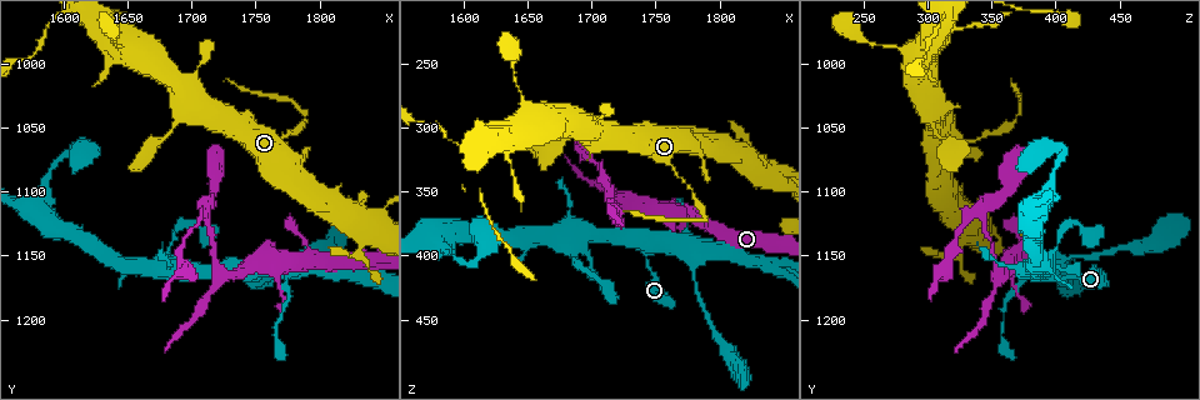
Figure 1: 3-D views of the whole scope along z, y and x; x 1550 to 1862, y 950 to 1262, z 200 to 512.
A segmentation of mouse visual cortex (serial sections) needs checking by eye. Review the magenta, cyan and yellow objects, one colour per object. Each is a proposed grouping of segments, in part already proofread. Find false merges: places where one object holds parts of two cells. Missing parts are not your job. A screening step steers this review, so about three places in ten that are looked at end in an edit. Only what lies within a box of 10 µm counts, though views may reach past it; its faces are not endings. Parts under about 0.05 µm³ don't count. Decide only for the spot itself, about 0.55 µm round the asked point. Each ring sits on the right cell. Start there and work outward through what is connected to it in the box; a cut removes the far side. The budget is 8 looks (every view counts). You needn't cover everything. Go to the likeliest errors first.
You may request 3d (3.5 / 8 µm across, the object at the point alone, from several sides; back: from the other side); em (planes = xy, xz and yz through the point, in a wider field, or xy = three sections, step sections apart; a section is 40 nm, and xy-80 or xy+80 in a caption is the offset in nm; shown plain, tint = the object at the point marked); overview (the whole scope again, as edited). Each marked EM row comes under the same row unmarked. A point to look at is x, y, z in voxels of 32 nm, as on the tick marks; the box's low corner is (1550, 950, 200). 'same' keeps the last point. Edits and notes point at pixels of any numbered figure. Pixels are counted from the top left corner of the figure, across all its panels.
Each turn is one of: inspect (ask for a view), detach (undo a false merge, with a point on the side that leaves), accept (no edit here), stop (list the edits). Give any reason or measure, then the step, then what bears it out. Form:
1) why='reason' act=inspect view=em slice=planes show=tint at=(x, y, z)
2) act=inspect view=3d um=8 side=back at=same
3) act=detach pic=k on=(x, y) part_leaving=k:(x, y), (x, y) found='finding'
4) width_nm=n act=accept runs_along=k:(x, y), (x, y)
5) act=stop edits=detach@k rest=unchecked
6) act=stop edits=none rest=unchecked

why='a narrow waist' act=inspect view=3d um=3.5 side=back at=(1774, 1058, 342)

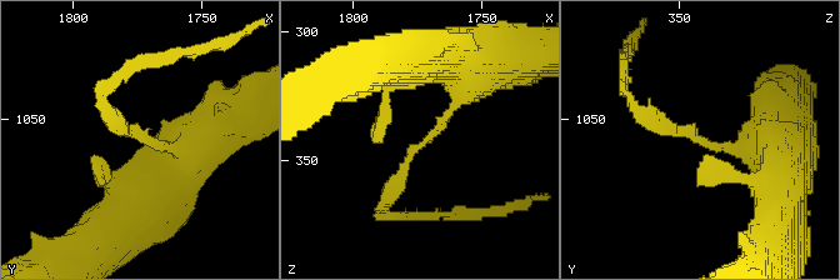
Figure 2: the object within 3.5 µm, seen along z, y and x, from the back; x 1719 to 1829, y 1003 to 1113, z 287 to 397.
act=inspect view=em slice=xy step=1 show=tint at=(1773, 1057, 344)

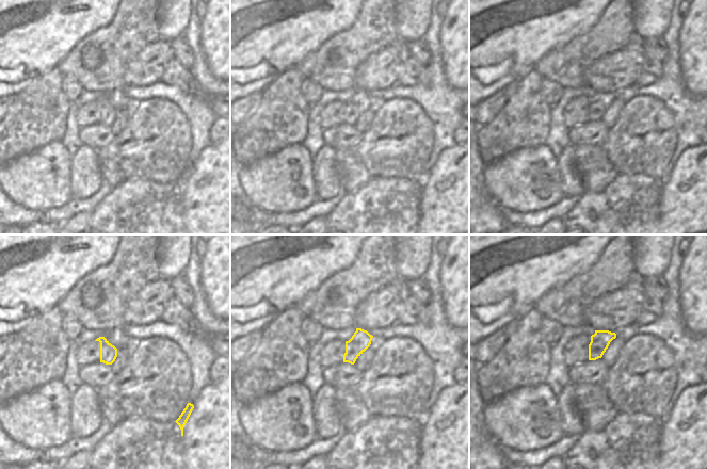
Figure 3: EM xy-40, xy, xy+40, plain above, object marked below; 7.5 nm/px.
act=detach pic=2 on=(139, 135) part_leaving=2:(165, 145), (124, 130), (104, 103) found='two cells meet here'

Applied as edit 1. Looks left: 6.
why='small branch off a trunk' act=inspect view=3d um=3.5 at=(1682, 1156, 390)

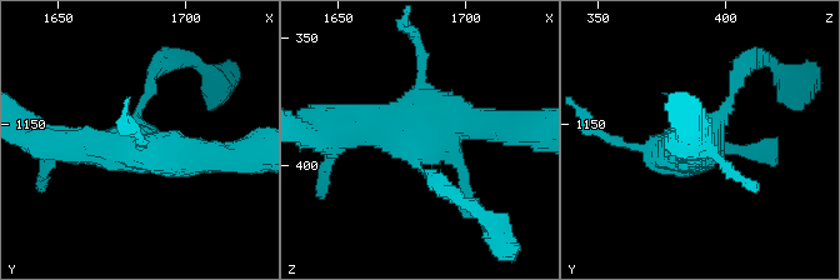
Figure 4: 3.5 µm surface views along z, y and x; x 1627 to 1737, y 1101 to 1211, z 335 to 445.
act=inspect view=em slice=xy step=3 show=tint at=(1681, 1156, 392)

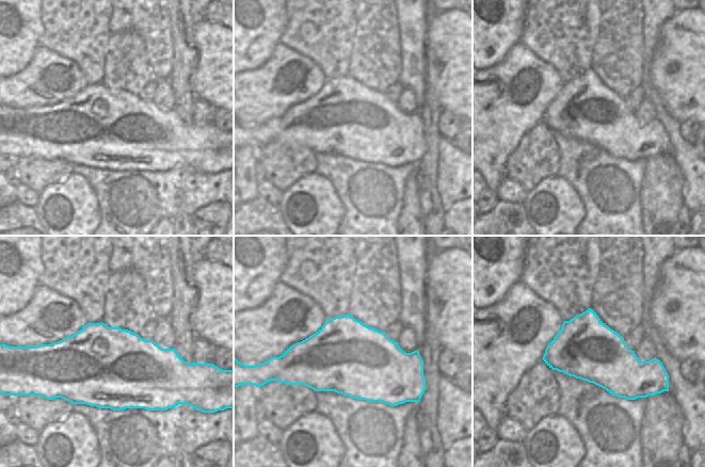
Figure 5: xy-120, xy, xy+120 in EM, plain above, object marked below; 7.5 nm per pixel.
act=accept runs_along=4:(238, 155), (65, 148) found='all the same cell'

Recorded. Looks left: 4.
why='a narrow waist' act=inspect view=3d um=3.5 at=(1584, 976, 306)

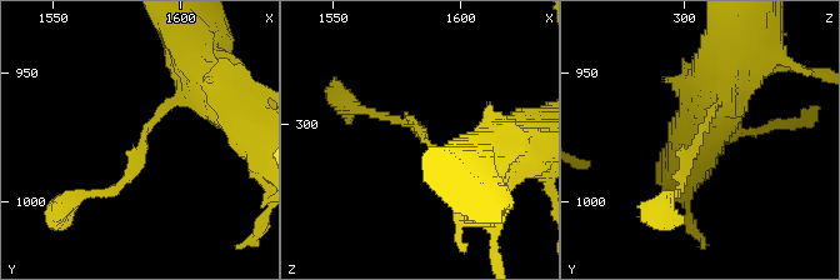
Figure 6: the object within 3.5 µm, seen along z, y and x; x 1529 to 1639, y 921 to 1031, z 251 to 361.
arm_widths_nm=100,300 act=inspect view=em slice=xy step=2 show=tint at=(1585, 974, 306)

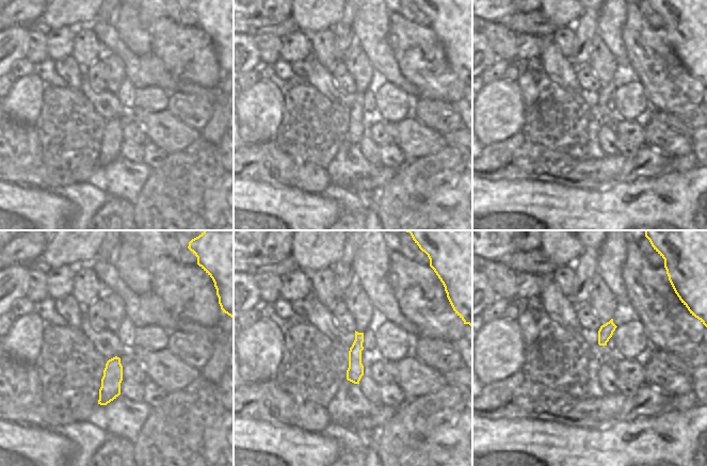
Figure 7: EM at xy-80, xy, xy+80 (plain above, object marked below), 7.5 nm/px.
act=accept runs_along=7:(360, 335), (355, 350), (356, 381) found='all the same cell'

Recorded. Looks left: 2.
act=stop edits=detach@2 rest=unchecked

